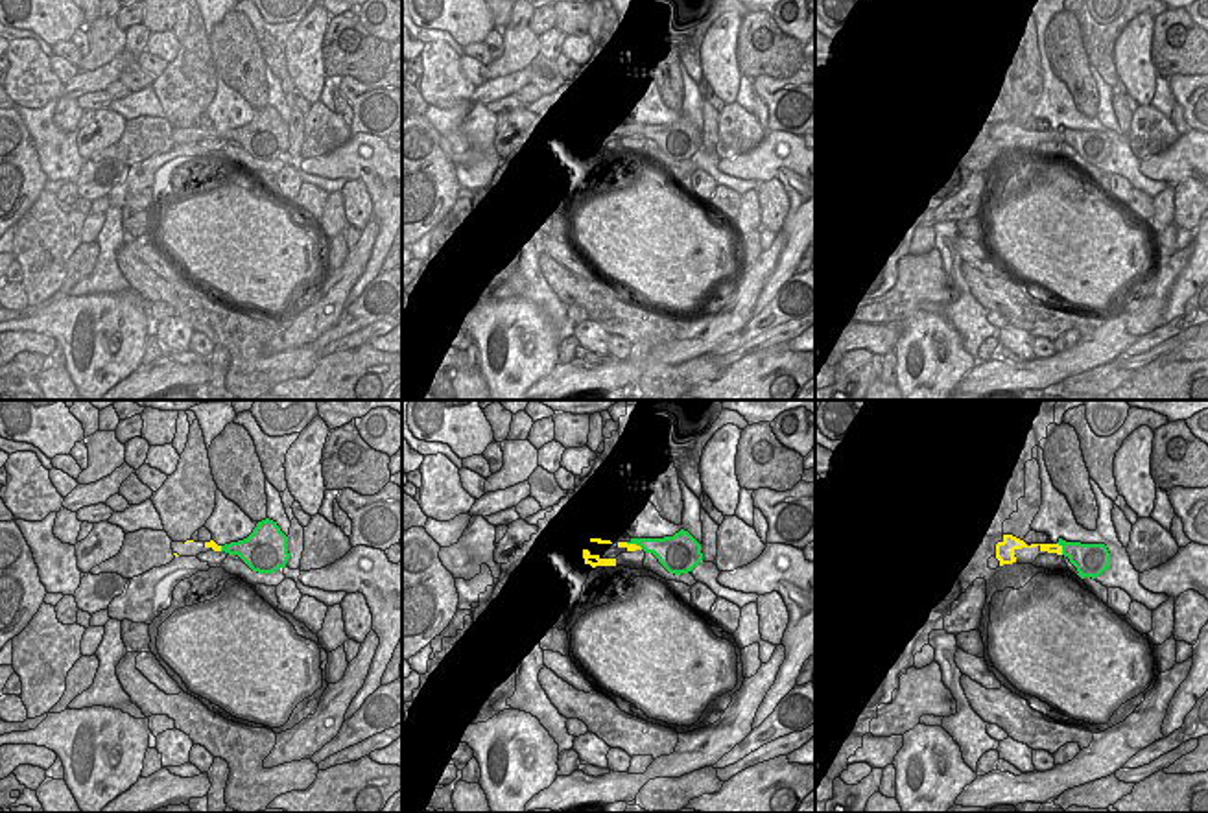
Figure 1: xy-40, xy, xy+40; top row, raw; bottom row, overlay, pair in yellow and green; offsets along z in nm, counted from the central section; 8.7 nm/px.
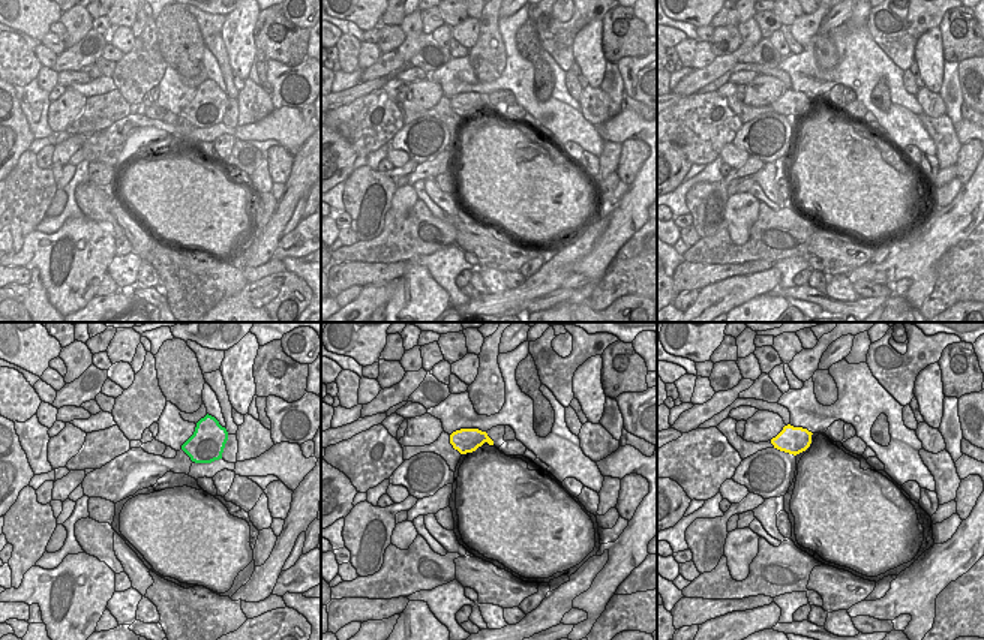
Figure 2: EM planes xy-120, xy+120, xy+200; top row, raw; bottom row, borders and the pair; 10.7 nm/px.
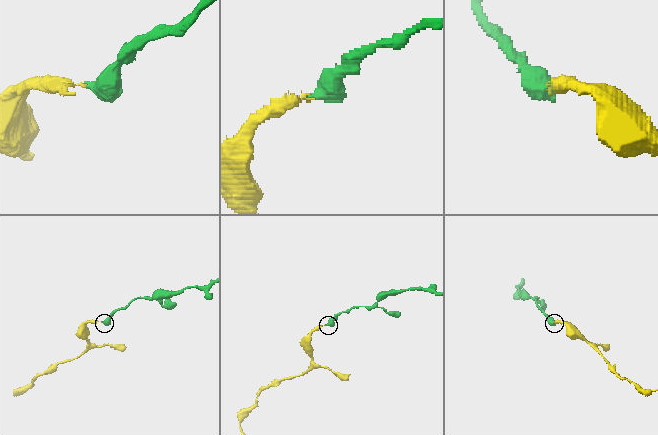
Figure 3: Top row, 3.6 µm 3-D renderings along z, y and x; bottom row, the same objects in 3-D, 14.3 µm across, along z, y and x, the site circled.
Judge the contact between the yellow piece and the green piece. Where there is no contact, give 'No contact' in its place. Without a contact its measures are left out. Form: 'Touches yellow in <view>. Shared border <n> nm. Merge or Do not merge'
Touches yellow in xy+40. Shared border 120 nm. Merge.

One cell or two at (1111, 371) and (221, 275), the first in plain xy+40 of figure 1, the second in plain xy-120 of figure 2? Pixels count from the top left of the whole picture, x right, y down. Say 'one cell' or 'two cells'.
one cell

